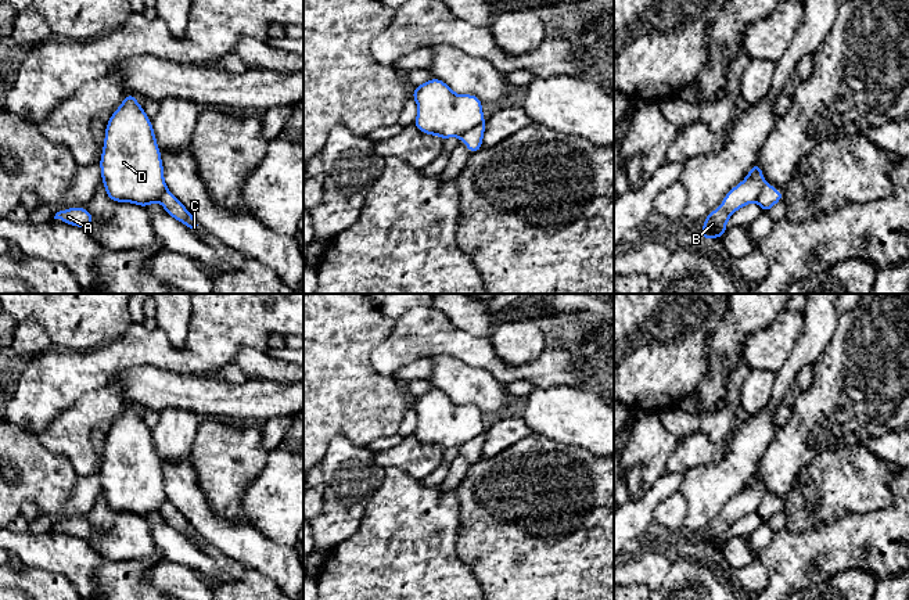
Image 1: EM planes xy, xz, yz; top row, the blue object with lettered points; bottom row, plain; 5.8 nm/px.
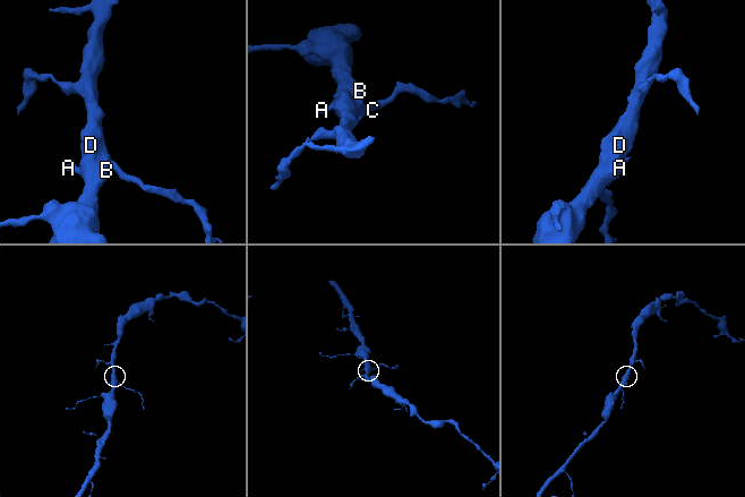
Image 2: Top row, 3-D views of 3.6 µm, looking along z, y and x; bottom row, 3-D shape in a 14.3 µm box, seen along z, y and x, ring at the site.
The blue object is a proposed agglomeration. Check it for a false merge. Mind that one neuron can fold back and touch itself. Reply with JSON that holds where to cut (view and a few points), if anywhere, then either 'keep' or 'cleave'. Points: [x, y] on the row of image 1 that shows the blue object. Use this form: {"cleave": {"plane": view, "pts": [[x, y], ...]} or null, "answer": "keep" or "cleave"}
{"cleave": {"plane": "xz", "pts": [[484, 119], [460, 136]]}, "answer": "cleave"}

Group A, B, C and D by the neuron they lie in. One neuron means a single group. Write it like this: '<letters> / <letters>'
A B D / C

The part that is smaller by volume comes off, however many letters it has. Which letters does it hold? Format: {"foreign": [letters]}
{"foreign": ["C"]}

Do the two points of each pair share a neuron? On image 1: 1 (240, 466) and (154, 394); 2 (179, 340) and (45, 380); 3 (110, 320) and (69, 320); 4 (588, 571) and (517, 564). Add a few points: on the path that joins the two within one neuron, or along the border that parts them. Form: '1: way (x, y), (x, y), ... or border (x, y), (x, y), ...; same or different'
1: border (201, 419), (222, 419), (233, 423); different
2: border (191, 316), (182, 347), (176, 347), (157, 326); different
3: way (100, 315), (79, 315); same
4: way (570, 564), (535, 564); same

